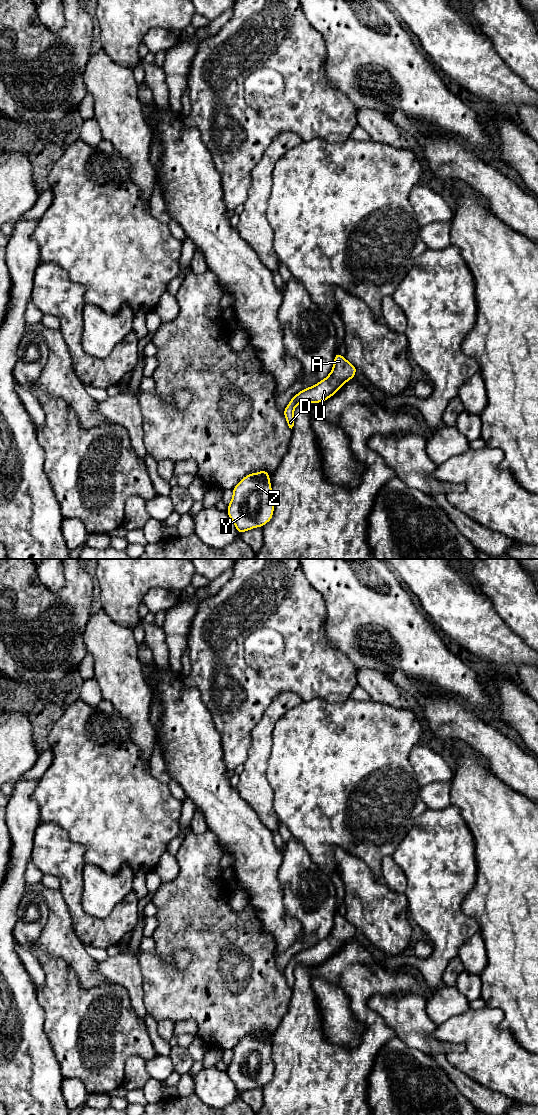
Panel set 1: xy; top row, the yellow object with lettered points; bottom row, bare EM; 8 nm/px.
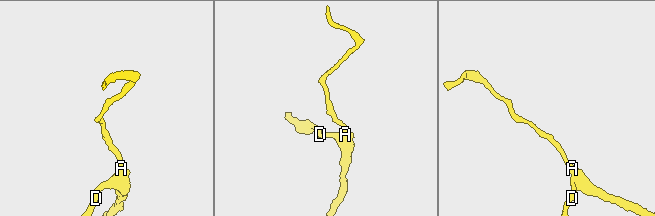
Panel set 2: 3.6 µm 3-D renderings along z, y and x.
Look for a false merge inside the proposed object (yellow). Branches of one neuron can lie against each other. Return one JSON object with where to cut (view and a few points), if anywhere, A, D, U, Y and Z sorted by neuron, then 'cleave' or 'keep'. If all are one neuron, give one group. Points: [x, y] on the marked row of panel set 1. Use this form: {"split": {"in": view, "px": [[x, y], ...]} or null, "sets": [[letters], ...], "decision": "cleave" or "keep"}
{"split": null, "sets": [["A", "D", "U", "Y", "Z"]], "decision": "keep"}

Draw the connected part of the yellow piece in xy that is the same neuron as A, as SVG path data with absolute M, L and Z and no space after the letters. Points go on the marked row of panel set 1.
M339 352L334 356L334 365L330 374L317 384L301 390L293 396L283 411L289 428L295 423L294 408L301 403L321 403L337 393L341 387L355 377L357 368L348 362Z

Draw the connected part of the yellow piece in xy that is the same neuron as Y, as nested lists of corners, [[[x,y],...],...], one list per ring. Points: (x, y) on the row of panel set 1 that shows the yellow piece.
[[[267,470],[248,474],[232,489],[233,497],[226,513],[239,534],[263,527],[274,512],[271,481]]]

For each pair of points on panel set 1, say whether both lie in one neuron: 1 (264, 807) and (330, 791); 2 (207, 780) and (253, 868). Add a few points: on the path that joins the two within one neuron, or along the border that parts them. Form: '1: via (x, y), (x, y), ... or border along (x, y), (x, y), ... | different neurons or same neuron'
1: border along (268, 782), (273, 793), (273, 810), (280, 823) | different neurons
2: via (219, 802), (251, 846) | same neuron

